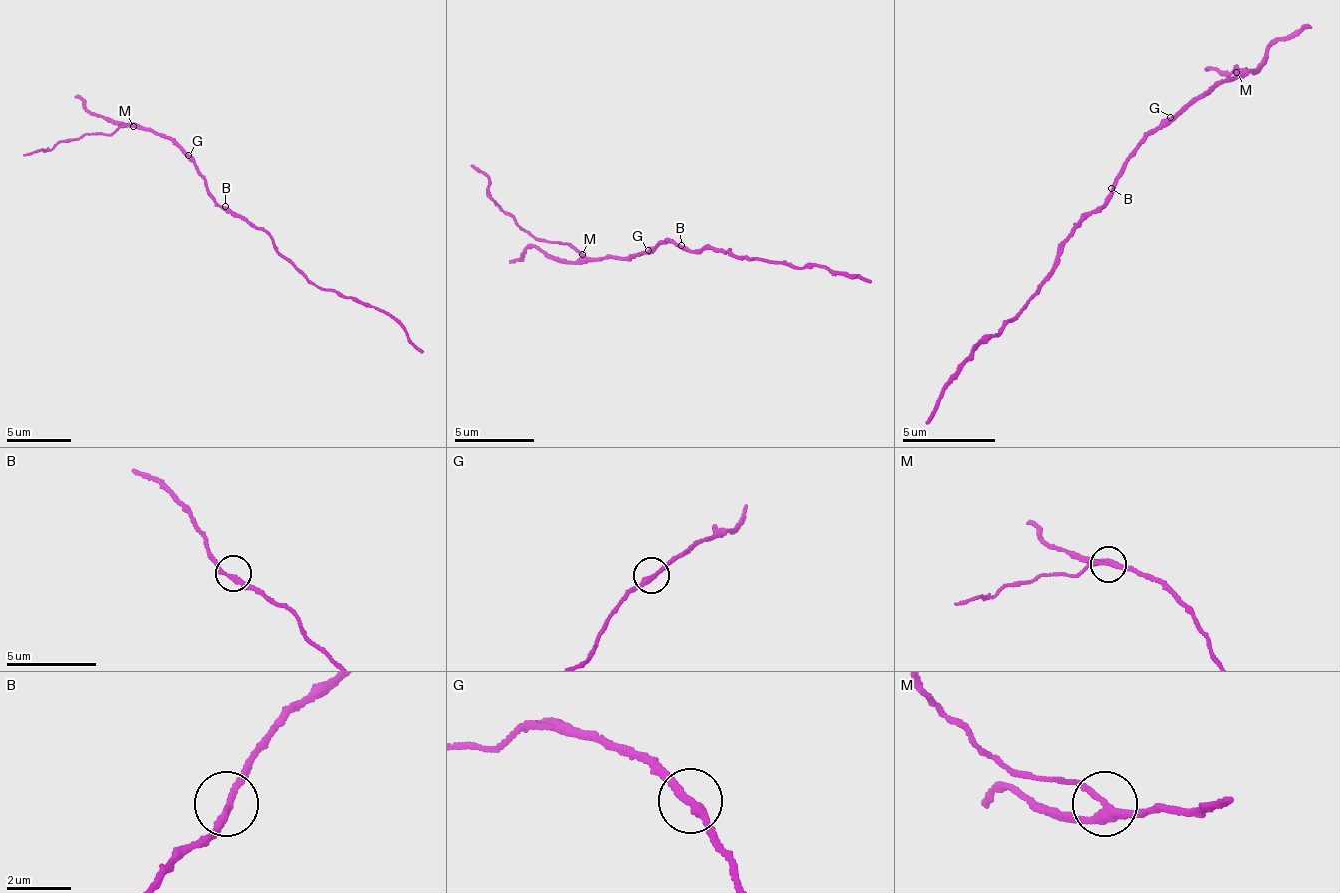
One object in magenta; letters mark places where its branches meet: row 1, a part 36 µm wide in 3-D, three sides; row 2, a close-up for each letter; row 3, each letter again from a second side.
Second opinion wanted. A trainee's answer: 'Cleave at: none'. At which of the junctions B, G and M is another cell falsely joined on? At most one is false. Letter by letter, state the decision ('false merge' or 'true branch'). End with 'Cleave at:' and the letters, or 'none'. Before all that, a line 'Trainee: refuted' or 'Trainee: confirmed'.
Trainee: refuted
B: true branch
G: true branch
M: false merge
Cleave at: M

